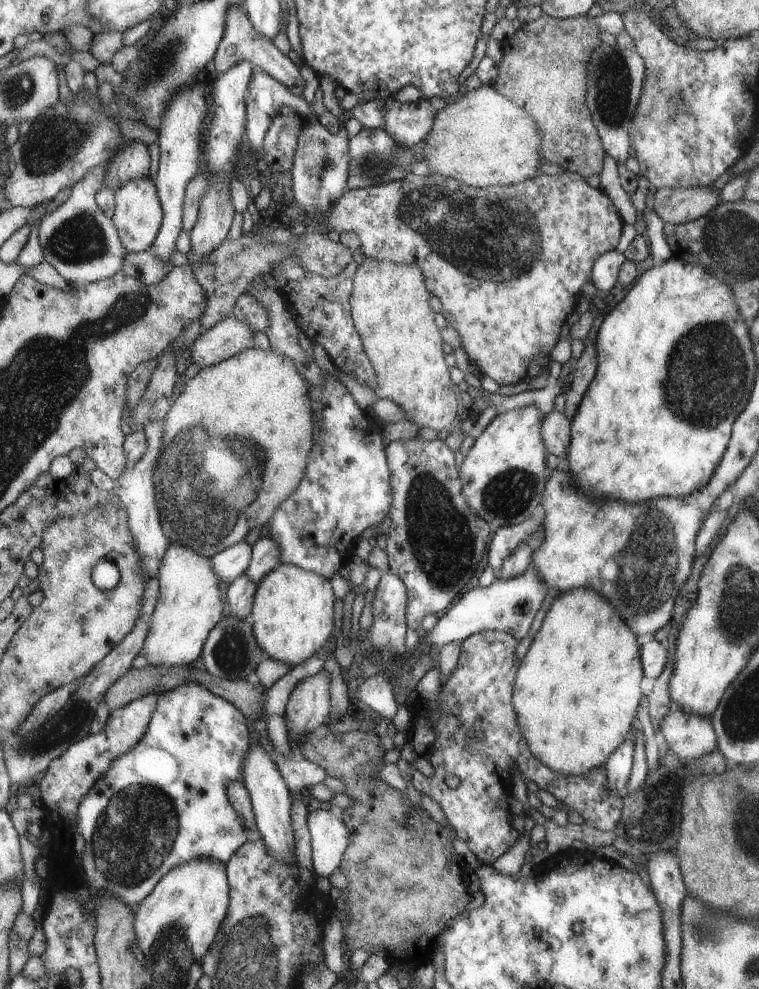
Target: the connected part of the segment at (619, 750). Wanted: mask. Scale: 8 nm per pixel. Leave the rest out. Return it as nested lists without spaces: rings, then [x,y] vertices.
[[[628,732],[625,740],[615,747],[604,762],[607,772],[607,788],[620,791],[625,788],[632,767],[632,756],[634,751],[634,732]]]

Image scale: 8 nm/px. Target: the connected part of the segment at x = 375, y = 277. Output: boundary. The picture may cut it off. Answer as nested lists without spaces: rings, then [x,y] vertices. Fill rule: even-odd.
[[[365,257],[354,272],[353,290],[350,292],[350,312],[354,327],[361,337],[362,347],[375,368],[374,393],[379,399],[389,399],[405,414],[407,420],[421,427],[439,431],[447,428],[455,414],[457,402],[449,382],[449,368],[443,360],[443,340],[434,323],[433,310],[429,308],[429,293],[424,284],[422,270],[414,264],[397,264]]]

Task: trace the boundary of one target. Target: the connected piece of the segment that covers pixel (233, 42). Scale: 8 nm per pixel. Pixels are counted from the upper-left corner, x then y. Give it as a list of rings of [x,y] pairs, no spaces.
[[[243,4],[231,5],[226,10],[226,28],[217,50],[214,52],[213,62],[217,72],[224,73],[237,63],[250,62],[254,69],[259,69],[272,76],[285,87],[304,86],[299,75],[299,65],[292,55],[283,55],[273,47],[273,41],[258,33],[243,9]]]

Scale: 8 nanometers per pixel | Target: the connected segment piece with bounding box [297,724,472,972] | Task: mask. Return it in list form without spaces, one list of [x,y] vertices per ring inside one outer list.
[[[321,724],[302,736],[297,751],[300,757],[324,768],[327,776],[341,780],[344,793],[352,798],[348,807],[337,812],[349,832],[346,850],[337,868],[348,880],[342,899],[346,903],[340,904],[342,908],[349,909],[349,921],[344,924],[342,936],[347,950],[364,948],[370,955],[381,953],[389,964],[395,962],[399,968],[411,972],[423,961],[429,960],[430,947],[434,946],[436,936],[451,918],[466,908],[472,896],[463,881],[462,874],[466,871],[464,862],[451,845],[451,838],[456,834],[450,825],[445,828],[439,826],[425,811],[415,809],[406,794],[389,788],[381,780],[370,780],[373,773],[383,766],[379,758],[387,751],[379,742],[381,734],[380,731],[369,733],[357,730],[335,734]]]

